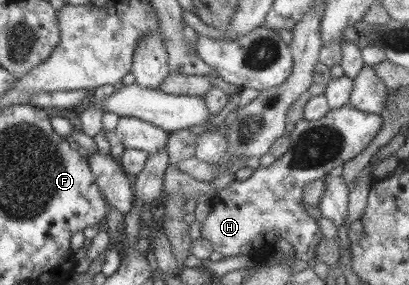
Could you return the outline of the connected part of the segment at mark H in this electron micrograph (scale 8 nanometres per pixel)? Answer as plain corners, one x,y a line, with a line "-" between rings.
346,104
338,109
329,109
324,117
314,121
302,119
289,127
290,135
288,150
279,158
275,158
267,167
257,167
243,181
234,180
213,195
213,202
206,218
200,223
200,237
212,244
212,249
223,257
247,255
250,257
256,250
262,250
261,244
273,245
276,239
286,239
292,246
296,259
308,261
314,257
314,251
321,239
320,230
315,218
306,214
300,201
303,187
313,179
322,178
324,173
337,171
352,157
361,153
372,137
382,127
381,114
361,112

